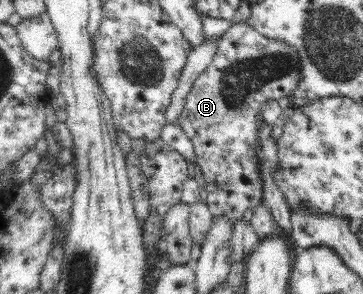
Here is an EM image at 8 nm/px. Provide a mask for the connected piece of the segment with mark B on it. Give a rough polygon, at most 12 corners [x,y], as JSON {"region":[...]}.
{"region":[[239,19],[175,120],[212,217],[261,200],[257,118],[298,50]]}

